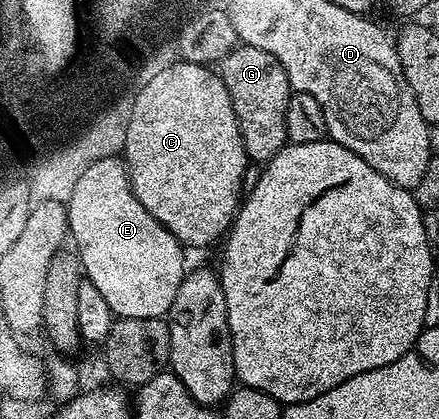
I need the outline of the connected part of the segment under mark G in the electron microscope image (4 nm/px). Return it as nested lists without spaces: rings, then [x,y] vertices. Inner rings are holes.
[[[241,44],[234,47],[221,59],[219,75],[223,86],[227,86],[227,94],[231,98],[231,106],[235,110],[235,118],[239,122],[246,157],[253,162],[269,161],[287,143],[287,102],[291,95],[287,70],[283,70],[279,58],[275,58],[275,54],[267,54],[267,50],[259,50],[250,44]]]

